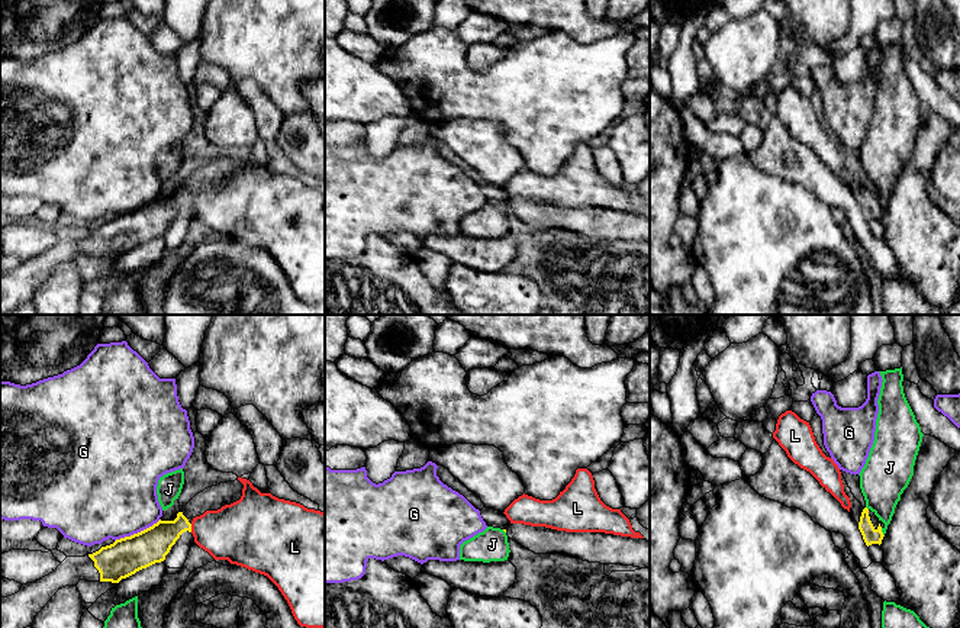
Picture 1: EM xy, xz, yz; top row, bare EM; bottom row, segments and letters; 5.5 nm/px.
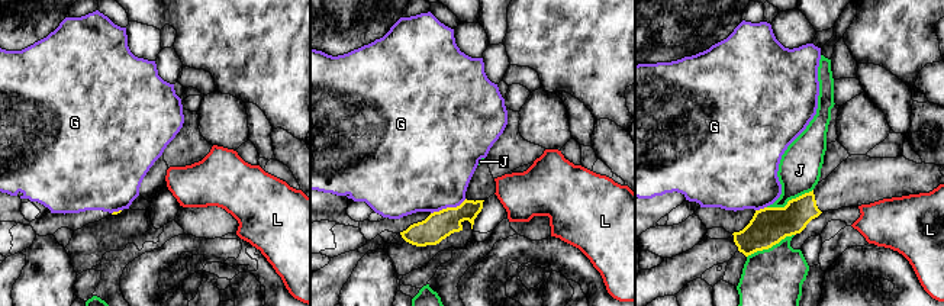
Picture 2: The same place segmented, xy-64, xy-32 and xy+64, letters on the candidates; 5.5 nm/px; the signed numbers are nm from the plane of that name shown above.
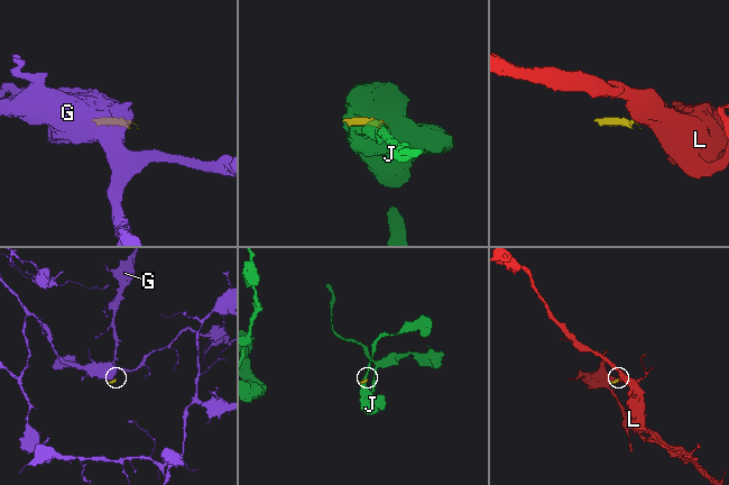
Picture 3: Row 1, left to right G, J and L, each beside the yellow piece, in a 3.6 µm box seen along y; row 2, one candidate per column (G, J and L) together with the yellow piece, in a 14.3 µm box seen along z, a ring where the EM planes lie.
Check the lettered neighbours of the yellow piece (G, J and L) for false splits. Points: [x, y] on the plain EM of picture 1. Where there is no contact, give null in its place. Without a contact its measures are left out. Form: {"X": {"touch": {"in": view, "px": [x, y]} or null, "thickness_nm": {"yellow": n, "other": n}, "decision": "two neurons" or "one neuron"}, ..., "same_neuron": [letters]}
{"G": {"touch": {"in": "xy", "px": [138, 208]}, "thickness_nm": {"yellow": 200, "other": 480}, "decision": "two neurons"}, "J": {"touch": {"in": "yz", "px": [882, 208]}, "thickness_nm": {"yellow": 90, "other": 220}, "decision": "two neurons"}, "L": {"touch": {"in": "xy", "px": [190, 203]}, "thickness_nm": {"yellow": 200, "other": 320}, "decision": "two neurons"}, "same_neuron": []}

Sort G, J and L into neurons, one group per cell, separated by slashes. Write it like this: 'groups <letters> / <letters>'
groups G / J / L

